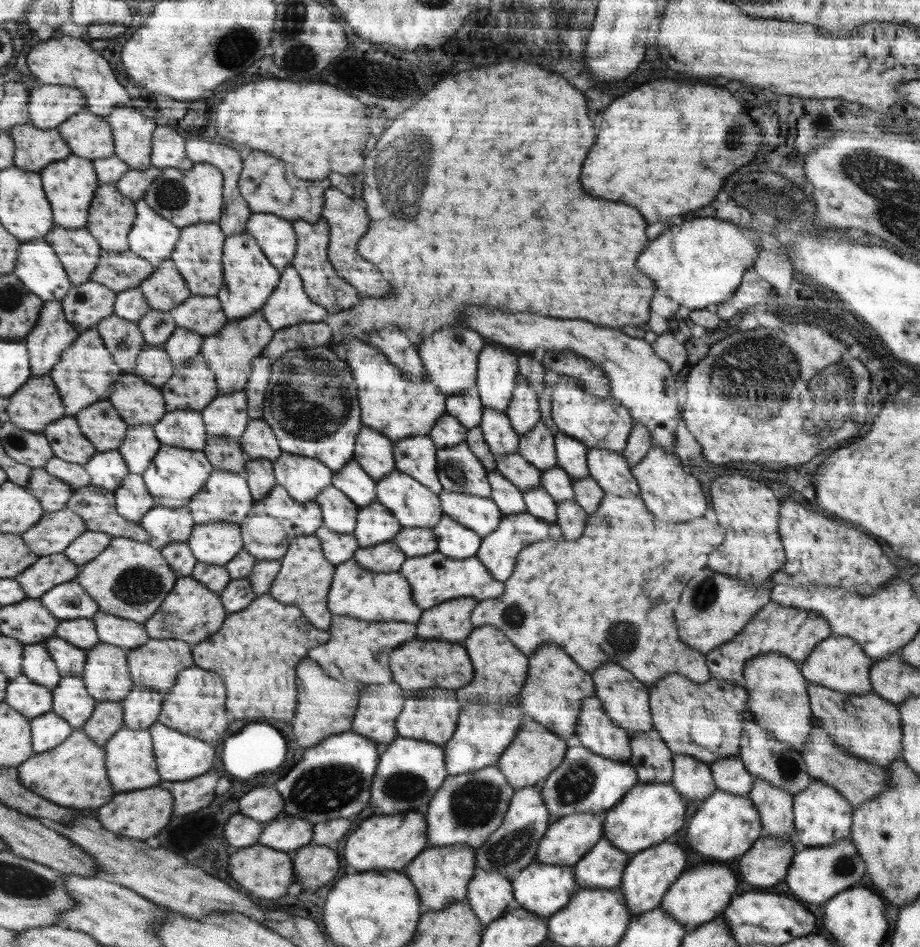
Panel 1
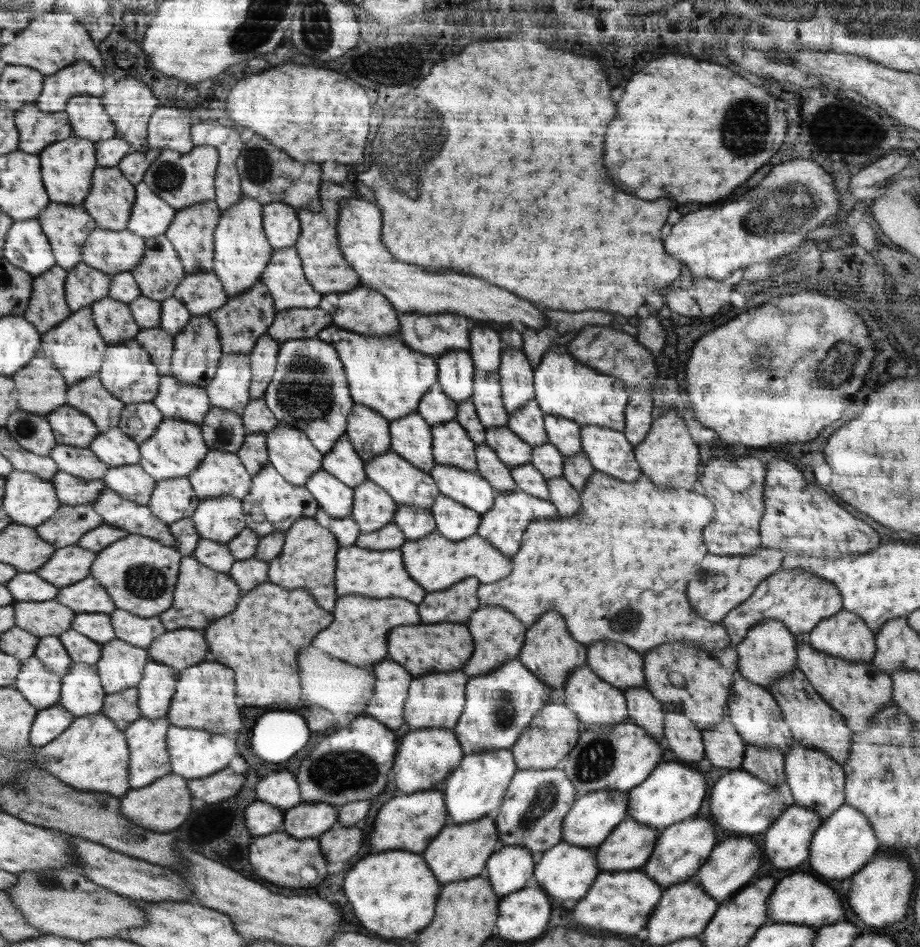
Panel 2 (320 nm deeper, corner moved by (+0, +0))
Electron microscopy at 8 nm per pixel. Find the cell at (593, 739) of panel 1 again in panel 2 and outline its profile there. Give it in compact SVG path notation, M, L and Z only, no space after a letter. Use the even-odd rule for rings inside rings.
M585 664L569 676L567 685L562 689L560 699L577 714L584 728L590 725L615 725L629 718L624 694L608 682L600 680L590 666Z

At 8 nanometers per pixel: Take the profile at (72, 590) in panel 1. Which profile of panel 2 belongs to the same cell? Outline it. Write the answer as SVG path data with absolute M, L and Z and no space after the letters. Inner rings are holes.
M84 578L84 582L76 582L76 586L60 588L55 596L58 602L64 602L77 614L106 613L117 609L108 590L96 578Z

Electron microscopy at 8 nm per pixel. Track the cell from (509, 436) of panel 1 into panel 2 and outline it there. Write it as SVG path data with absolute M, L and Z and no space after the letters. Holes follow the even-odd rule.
M475 369L471 399L485 428L507 426L510 414L503 405L502 384L497 372Z

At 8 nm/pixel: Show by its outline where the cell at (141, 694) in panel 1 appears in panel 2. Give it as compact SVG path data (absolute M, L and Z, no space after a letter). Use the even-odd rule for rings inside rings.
M147 662L143 681L136 687L138 690L138 710L144 718L157 719L167 716L171 709L172 696L178 688L174 670L164 663Z

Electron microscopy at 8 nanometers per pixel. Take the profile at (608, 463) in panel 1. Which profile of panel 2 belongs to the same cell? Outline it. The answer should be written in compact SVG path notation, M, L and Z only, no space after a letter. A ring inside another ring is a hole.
M588 425L581 426L580 436L582 451L587 454L596 471L624 482L634 482L642 476L634 446L627 441L623 431Z

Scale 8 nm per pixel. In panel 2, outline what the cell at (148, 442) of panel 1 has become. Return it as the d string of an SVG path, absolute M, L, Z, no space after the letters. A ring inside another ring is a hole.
M154 402L127 403L120 427L123 433L140 444L155 433L164 417Z

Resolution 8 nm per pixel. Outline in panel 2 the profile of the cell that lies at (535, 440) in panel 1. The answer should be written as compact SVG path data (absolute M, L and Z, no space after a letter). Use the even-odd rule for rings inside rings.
M535 399L524 403L521 409L509 412L507 427L524 442L532 446L548 443L546 429L546 412Z

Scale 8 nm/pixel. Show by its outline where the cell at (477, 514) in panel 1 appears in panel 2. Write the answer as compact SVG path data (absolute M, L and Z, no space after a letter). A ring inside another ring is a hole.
M435 463L430 475L435 479L439 492L483 515L495 504L495 488L477 472L460 467Z

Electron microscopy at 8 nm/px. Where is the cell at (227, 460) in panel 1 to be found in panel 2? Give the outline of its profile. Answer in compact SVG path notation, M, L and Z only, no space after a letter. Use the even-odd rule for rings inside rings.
M211 407L200 425L209 450L238 452L247 434L239 414L218 407Z

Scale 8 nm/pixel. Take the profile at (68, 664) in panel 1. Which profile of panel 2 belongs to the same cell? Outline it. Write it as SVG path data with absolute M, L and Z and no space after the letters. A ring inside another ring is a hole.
M71 628L59 637L73 663L94 665L101 660L103 645L88 638L88 635L80 634L80 631Z

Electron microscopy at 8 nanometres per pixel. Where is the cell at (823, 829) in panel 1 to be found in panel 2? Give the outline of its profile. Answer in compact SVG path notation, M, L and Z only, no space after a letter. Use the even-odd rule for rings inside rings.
M794 741L785 755L786 782L791 788L795 804L814 810L822 821L845 803L845 772L843 765L830 758L824 751L812 750Z

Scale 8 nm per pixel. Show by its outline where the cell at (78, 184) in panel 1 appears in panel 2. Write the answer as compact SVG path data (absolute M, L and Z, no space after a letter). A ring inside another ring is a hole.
M73 134L63 141L48 145L38 155L42 159L43 183L50 201L56 204L81 205L90 193L92 175L98 166L96 143Z

